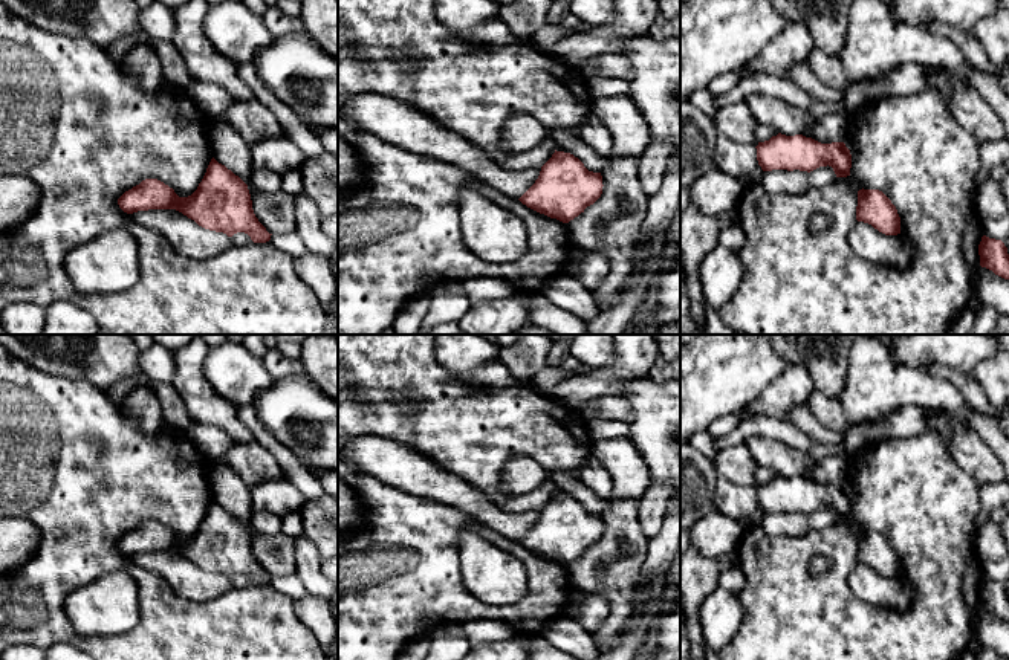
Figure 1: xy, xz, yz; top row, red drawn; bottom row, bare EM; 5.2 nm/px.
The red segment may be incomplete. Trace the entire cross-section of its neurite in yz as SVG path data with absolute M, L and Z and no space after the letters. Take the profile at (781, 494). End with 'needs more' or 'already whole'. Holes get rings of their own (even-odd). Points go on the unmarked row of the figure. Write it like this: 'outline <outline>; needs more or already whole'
outline M778 475L769 483L758 484L755 490L763 513L800 512L810 515L829 507L836 519L850 518L852 497L844 484L821 486L803 477L786 478Z; already whole

